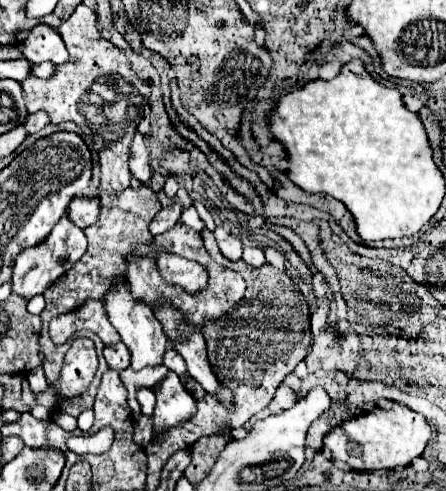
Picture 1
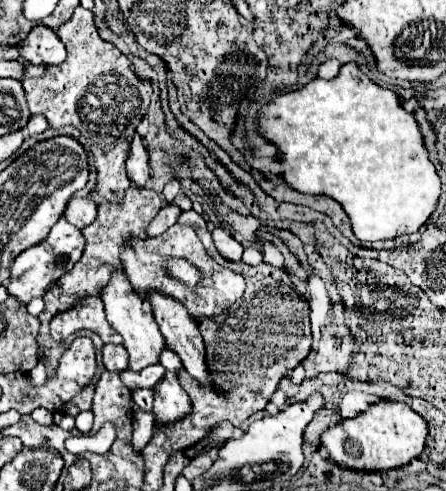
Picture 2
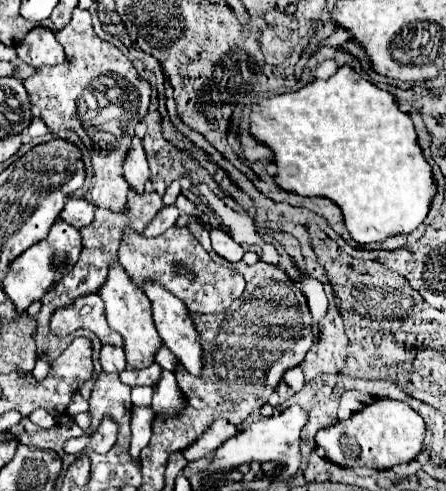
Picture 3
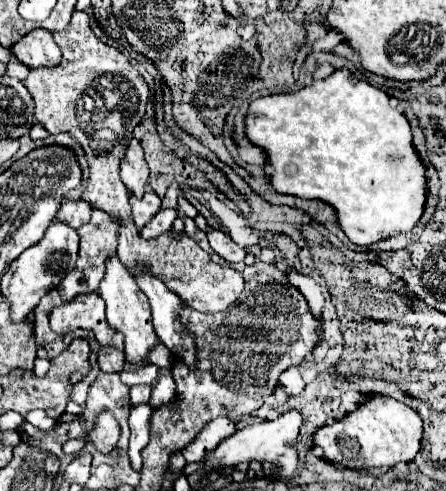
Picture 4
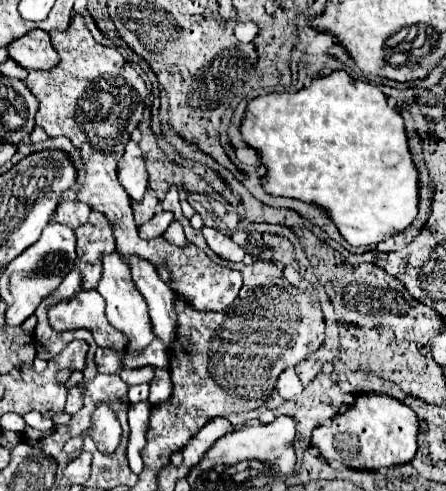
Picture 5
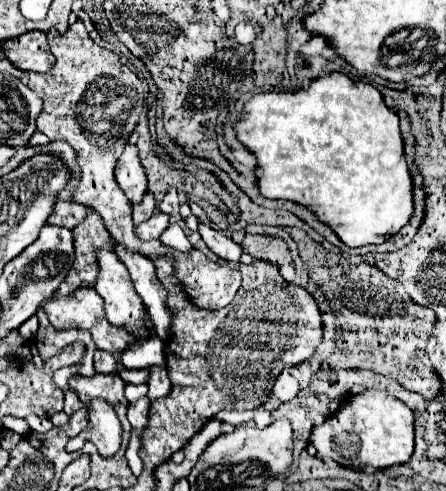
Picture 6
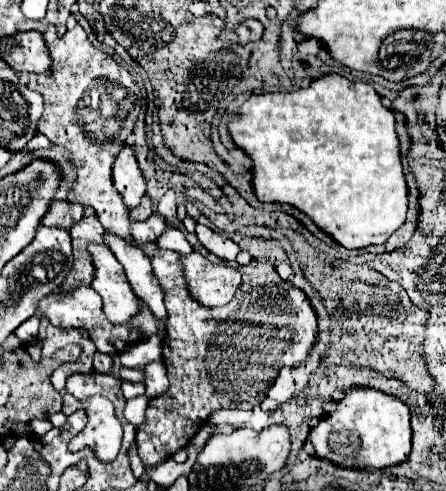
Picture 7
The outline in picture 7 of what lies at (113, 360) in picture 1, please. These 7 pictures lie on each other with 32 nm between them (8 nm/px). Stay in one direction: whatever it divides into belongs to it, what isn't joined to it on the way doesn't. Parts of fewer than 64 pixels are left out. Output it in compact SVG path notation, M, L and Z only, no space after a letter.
M96 352L96 354L94 354L94 370L100 372L100 374L106 374L110 368L112 368L112 360L110 360L110 356L108 356L108 354L100 354L100 352Z

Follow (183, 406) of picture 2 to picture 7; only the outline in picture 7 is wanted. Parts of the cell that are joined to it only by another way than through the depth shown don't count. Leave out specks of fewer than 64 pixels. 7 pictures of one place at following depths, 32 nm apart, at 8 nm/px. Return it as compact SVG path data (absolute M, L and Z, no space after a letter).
M150 362L142 368L144 372L144 386L146 386L146 396L148 398L156 398L160 396L160 392L166 392L169 386L167 370L162 362Z

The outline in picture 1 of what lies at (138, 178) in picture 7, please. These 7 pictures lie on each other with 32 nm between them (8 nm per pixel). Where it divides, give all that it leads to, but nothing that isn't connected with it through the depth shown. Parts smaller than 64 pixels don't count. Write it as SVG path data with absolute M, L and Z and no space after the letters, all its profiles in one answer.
M136 132L134 140L132 140L132 150L130 150L130 160L128 160L128 166L130 166L130 174L132 178L140 180L142 184L146 184L152 176L152 168L150 168L150 152L144 144L144 136Z

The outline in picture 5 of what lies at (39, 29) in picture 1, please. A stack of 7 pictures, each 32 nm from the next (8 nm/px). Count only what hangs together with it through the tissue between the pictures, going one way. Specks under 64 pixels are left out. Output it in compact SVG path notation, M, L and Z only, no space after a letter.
M32 30L6 46L8 56L26 70L50 70L56 66L56 52L44 30Z

